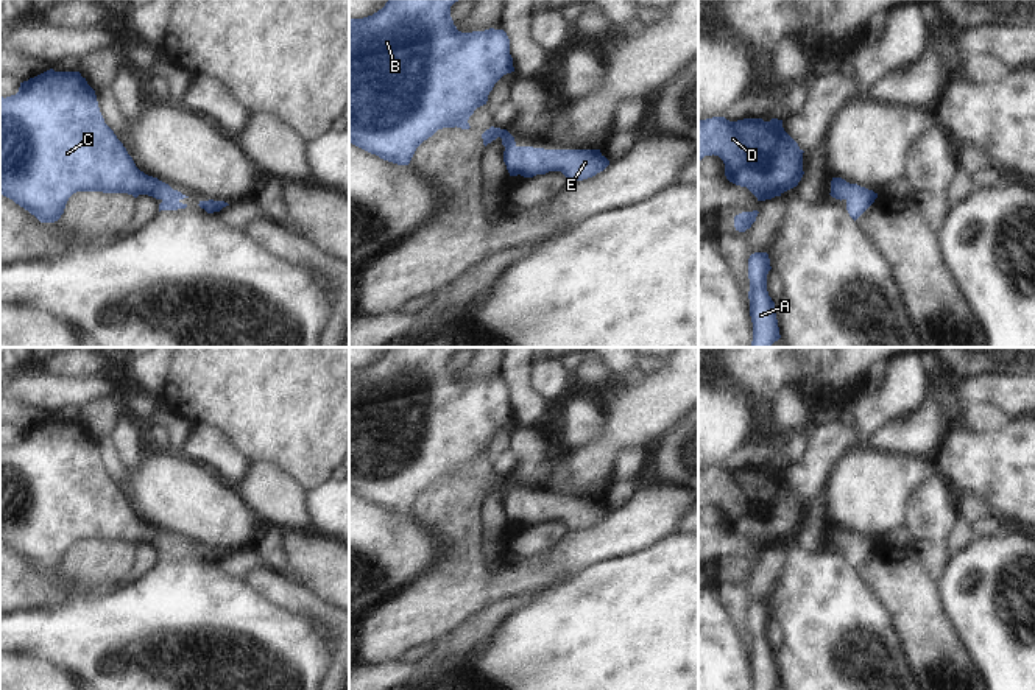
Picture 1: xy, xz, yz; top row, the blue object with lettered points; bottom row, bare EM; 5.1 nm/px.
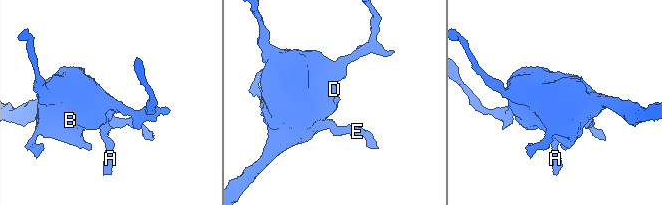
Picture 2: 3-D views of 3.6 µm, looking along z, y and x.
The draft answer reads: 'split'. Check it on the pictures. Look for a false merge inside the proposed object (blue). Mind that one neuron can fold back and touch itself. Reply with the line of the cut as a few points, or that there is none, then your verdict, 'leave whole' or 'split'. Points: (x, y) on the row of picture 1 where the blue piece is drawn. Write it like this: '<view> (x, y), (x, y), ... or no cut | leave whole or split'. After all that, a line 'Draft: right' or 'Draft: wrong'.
no cut | leave whole
Draft: wrong

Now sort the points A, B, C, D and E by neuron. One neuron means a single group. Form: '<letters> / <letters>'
A B C D E

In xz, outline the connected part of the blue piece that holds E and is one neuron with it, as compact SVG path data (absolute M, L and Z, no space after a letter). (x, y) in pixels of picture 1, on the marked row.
M491 126L482 134L486 146L497 137L502 139L503 162L510 176L533 178L549 171L561 171L569 181L583 181L603 171L609 160L600 150L544 150L518 146L514 137L500 128Z

